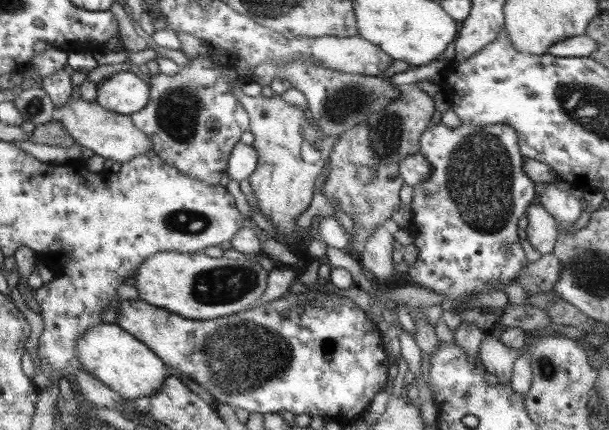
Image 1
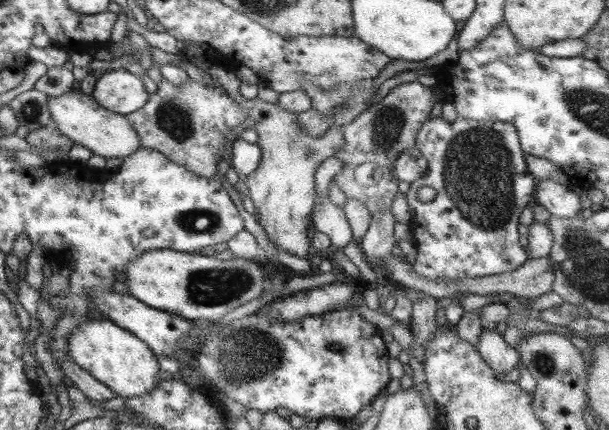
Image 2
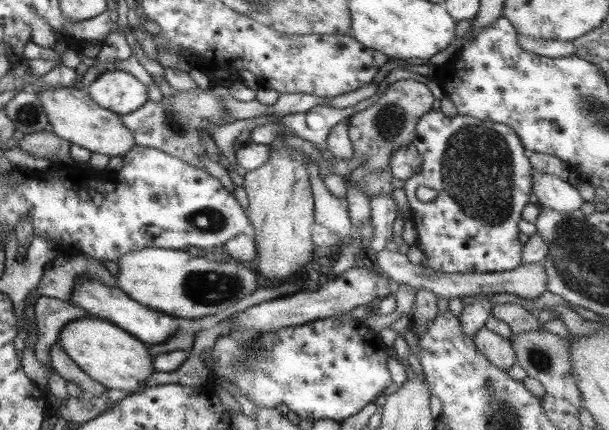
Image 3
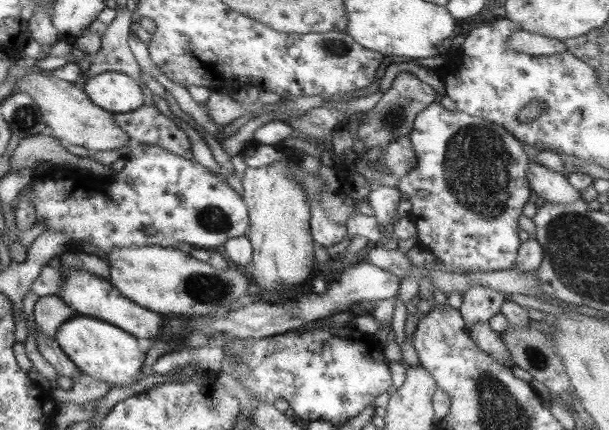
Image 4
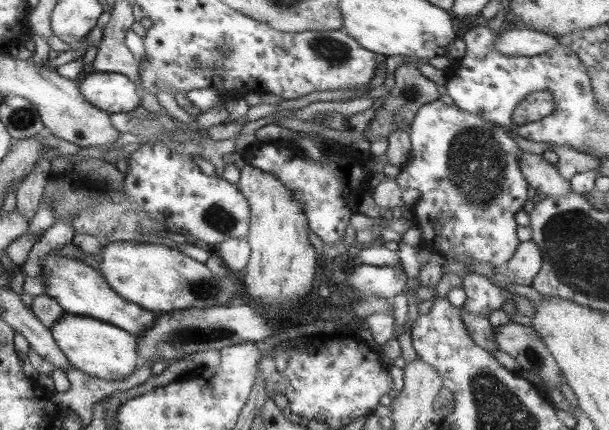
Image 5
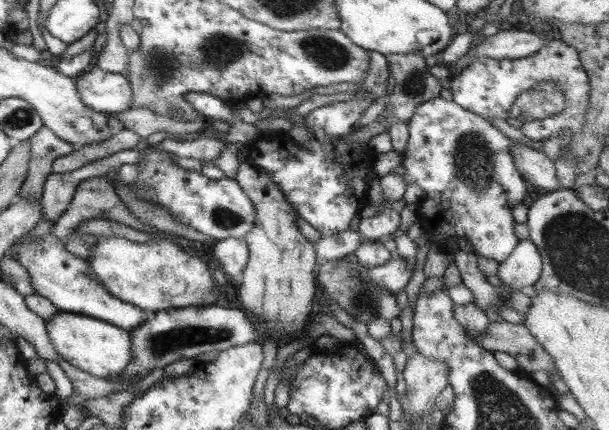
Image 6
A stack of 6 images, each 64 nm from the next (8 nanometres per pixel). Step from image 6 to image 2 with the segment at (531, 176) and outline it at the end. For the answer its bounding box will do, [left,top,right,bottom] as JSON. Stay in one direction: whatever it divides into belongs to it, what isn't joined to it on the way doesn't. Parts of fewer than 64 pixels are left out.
[535,180,581,218]

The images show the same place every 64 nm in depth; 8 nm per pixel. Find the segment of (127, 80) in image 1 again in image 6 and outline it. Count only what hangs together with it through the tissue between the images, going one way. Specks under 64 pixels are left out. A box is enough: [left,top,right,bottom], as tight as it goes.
[75,66,132,114]

